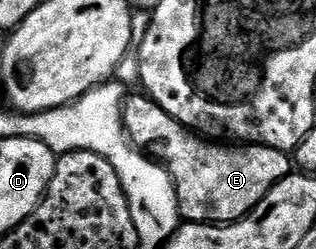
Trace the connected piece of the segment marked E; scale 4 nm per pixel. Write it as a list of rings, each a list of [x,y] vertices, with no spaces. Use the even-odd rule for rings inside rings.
[[[145,95],[127,96],[122,107],[122,125],[134,148],[164,162],[176,187],[178,212],[186,221],[238,221],[292,171],[289,152],[267,145],[215,143],[172,119],[164,107]]]

